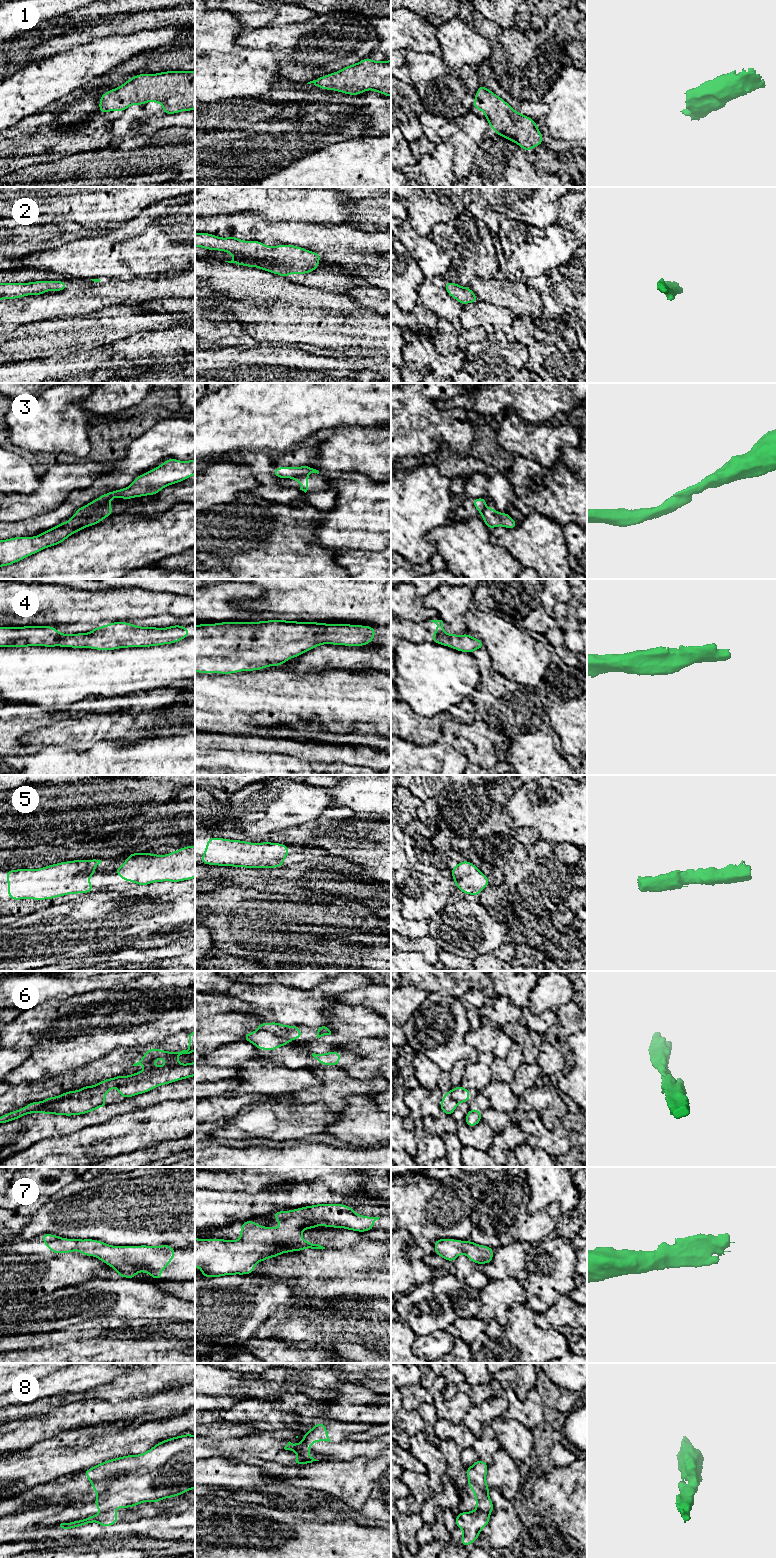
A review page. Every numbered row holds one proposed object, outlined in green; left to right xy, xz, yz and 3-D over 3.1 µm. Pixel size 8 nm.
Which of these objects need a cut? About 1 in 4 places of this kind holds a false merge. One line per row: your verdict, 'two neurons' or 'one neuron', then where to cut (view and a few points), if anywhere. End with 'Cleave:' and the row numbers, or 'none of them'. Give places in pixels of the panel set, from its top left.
1: one neuron | no cut
2: one neuron | no cut
3: two neurons | xy (104, 505), (94, 510), (76, 512)
4: one neuron | no cut
5: one neuron | no cut
6: two neurons | xy (75, 1091), (68, 1097), (47, 1104), (40, 1111)
7: one neuron | no cut
8: two neurons | xz (299, 1455), (312, 1461)
Cleave: 3, 6, 8

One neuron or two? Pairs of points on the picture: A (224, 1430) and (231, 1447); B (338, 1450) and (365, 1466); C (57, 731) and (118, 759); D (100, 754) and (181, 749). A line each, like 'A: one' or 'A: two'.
A: two
B: two
C: two
D: one

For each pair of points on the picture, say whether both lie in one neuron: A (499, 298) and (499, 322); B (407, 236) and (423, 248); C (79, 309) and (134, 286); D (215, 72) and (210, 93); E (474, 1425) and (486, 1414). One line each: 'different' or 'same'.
A: different
B: same
C: same
D: same
E: same

